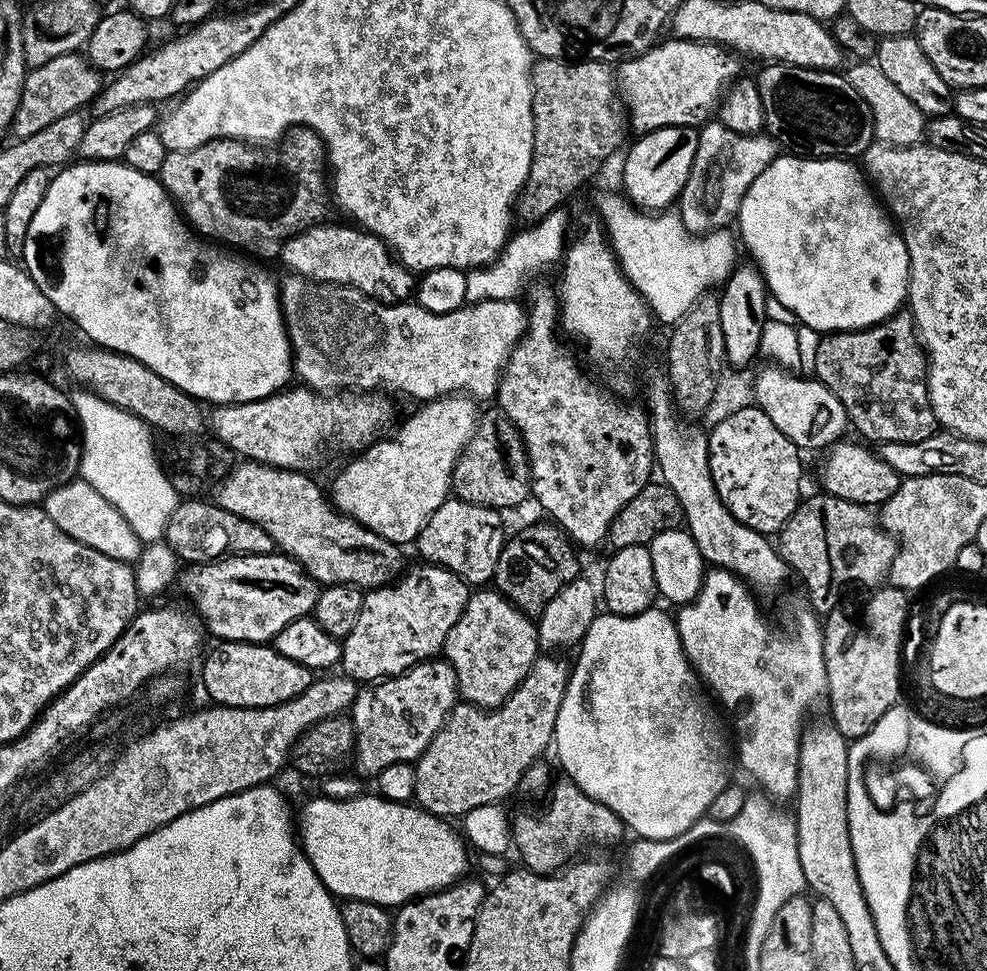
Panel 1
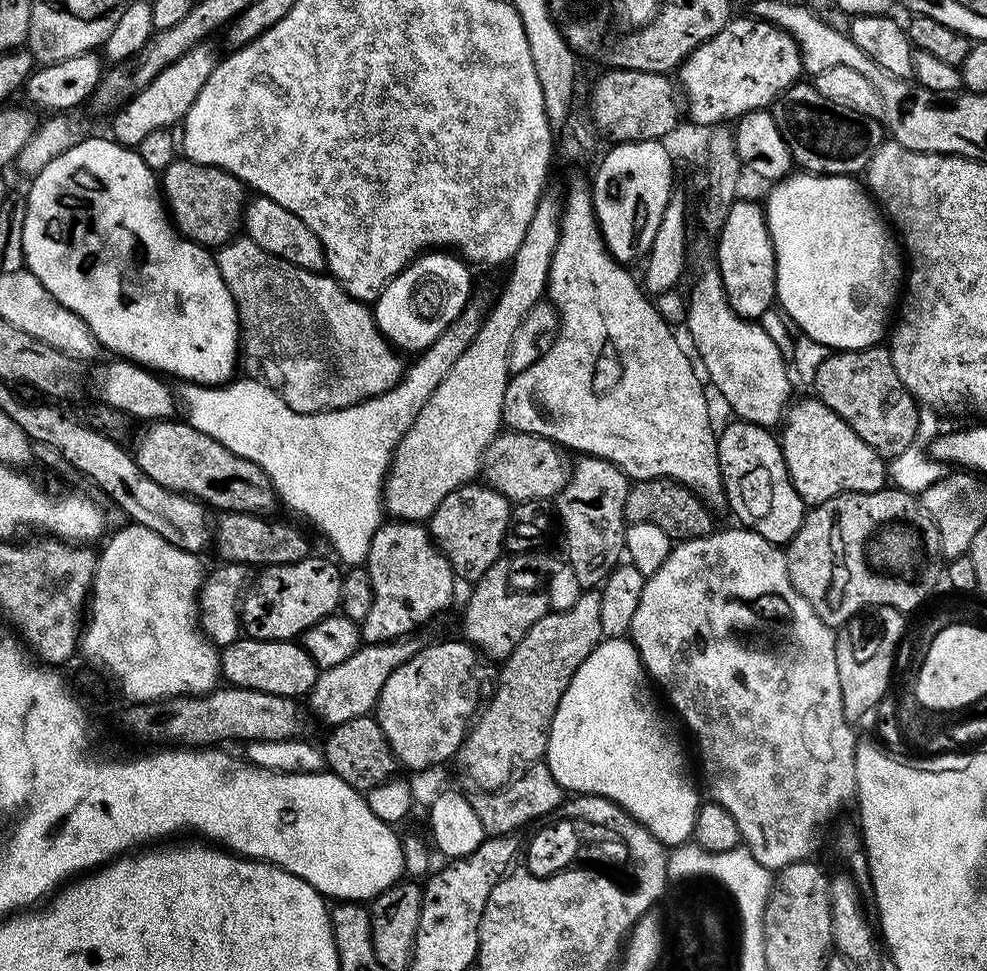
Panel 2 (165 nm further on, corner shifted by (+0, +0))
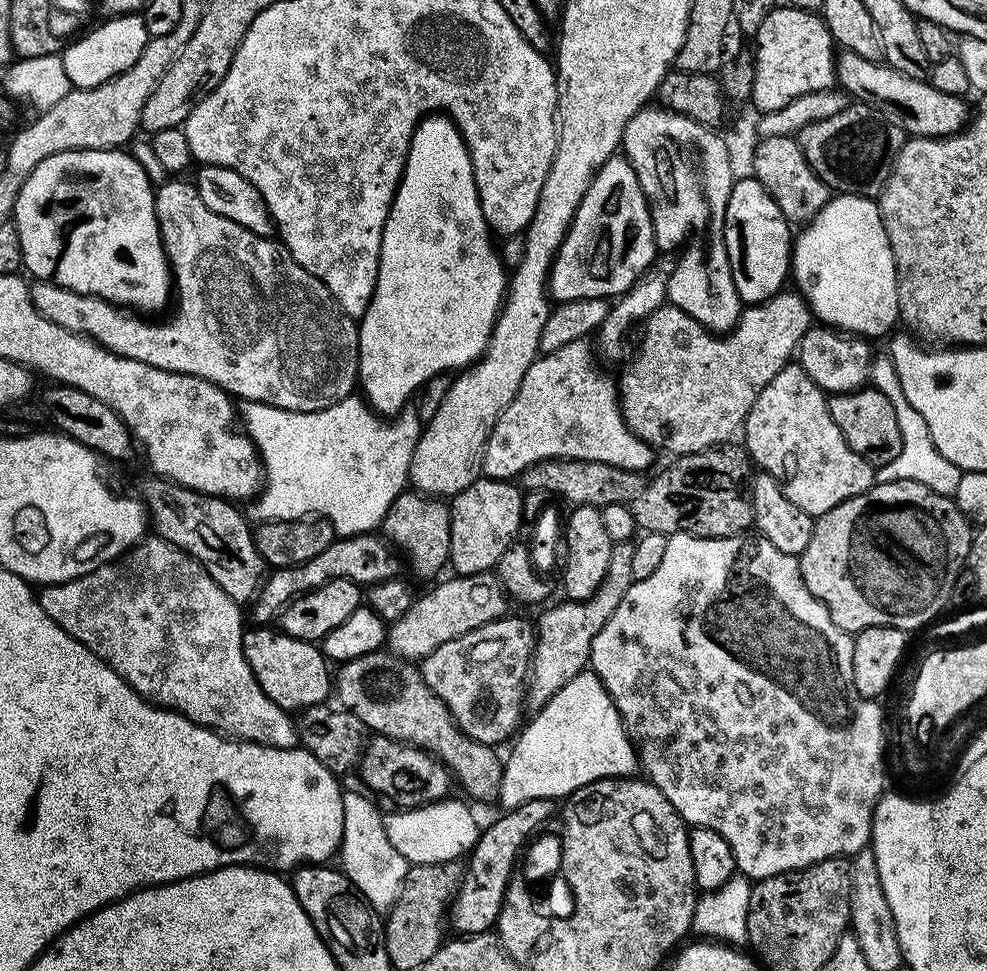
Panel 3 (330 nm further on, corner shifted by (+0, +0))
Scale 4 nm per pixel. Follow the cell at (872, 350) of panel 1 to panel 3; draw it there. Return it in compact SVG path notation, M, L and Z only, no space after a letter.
M865 386L856 392L837 392L828 396L830 418L842 430L842 438L859 456L864 457L867 464L876 468L886 466L902 454L902 430L898 430L898 414L894 414L894 406L890 406L890 398L877 388Z

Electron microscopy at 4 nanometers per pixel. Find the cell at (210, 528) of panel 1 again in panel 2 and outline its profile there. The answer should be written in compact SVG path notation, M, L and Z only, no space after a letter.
M220 512L214 520L214 548L220 551L219 559L249 566L293 564L310 555L308 540L300 528L283 524L280 520L267 520L267 515L255 512Z

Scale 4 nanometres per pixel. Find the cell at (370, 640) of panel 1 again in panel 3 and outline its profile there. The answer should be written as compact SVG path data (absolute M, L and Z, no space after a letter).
M405 490L398 498L394 498L390 510L386 510L382 536L399 549L407 567L408 564L412 567L412 572L418 579L431 581L439 577L441 575L439 572L448 564L450 554L449 505L443 499L426 496L415 490Z

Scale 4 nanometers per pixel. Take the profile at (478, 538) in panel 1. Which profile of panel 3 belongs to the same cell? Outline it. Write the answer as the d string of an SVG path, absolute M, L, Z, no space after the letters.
M481 478L476 480L466 490L462 490L450 500L450 554L448 564L457 576L473 576L483 572L491 572L496 564L506 554L509 546L517 543L520 524L525 523L524 497L521 489L515 483L507 480Z

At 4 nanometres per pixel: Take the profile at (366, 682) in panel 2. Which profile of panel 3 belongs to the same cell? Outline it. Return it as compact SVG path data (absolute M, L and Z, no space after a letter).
M495 571L473 576L453 575L451 579L441 579L436 582L441 582L441 584L433 583L431 585L433 588L425 596L417 595L413 599L410 610L406 610L406 614L402 618L387 625L386 648L393 656L419 662L434 650L438 650L438 646L442 646L454 638L462 638L476 628L501 619L509 611L510 597L504 591L504 587L500 585Z

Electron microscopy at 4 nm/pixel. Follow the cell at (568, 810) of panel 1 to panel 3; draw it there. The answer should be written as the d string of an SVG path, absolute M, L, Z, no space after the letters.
M387 650L371 652L362 658L345 660L339 665L340 673L334 676L334 696L337 696L339 707L354 714L364 724L365 729L375 735L388 736L392 740L401 740L403 744L412 744L423 752L435 756L448 769L453 781L464 787L463 795L469 801L492 800L500 795L500 773L502 771L502 756L491 744L483 744L467 736L456 724L448 707L426 686L419 667L413 661L403 660L400 656L393 656Z

